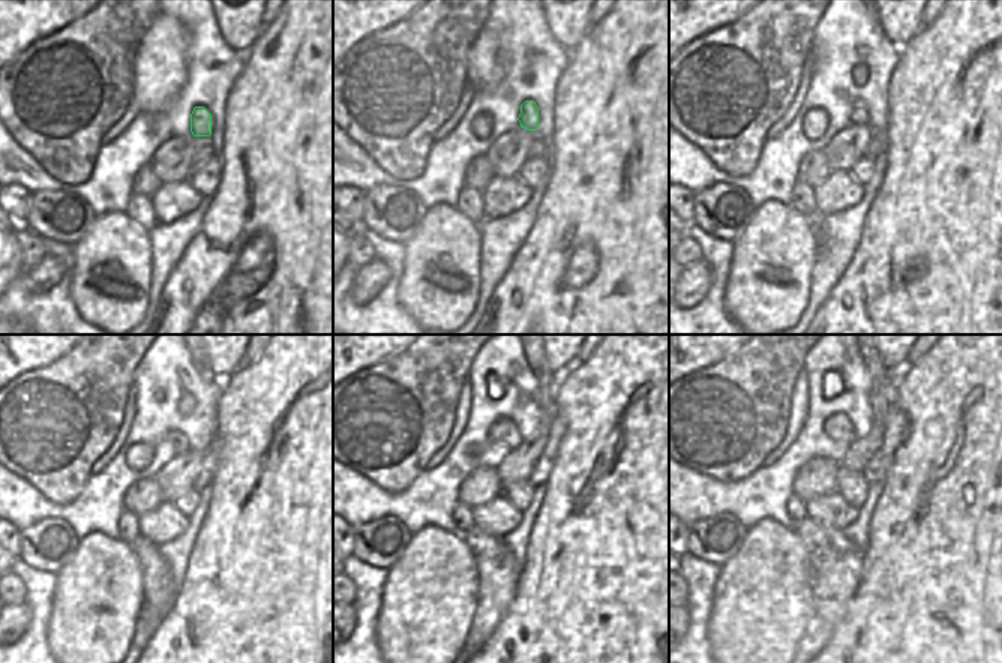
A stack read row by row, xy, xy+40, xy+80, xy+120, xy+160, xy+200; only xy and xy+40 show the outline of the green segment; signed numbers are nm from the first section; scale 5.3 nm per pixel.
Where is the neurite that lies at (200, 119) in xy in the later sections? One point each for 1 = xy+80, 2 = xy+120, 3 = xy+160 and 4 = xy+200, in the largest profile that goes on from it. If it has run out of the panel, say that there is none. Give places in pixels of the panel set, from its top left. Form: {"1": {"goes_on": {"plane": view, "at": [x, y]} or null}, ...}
{"1": {"goes_on": {"plane": "xy+80", "at": [860, 116]}}, "2": {"goes_on": {"plane": "xy+120", "at": [179, 440]}}, "3": {"goes_on": {"plane": "xy+160", "at": [504, 431]}}, "4": {"goes_on": {"plane": "xy+200", "at": [839, 428]}}}

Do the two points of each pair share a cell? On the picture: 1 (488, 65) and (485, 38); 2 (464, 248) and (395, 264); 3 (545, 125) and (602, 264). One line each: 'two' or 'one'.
1: one
2: two
3: two

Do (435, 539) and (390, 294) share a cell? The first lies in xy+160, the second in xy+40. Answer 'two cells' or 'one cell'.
two cells

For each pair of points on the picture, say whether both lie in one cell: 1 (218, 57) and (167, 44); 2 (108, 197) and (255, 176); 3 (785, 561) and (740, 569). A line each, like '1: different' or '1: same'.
1: different
2: different
3: same

